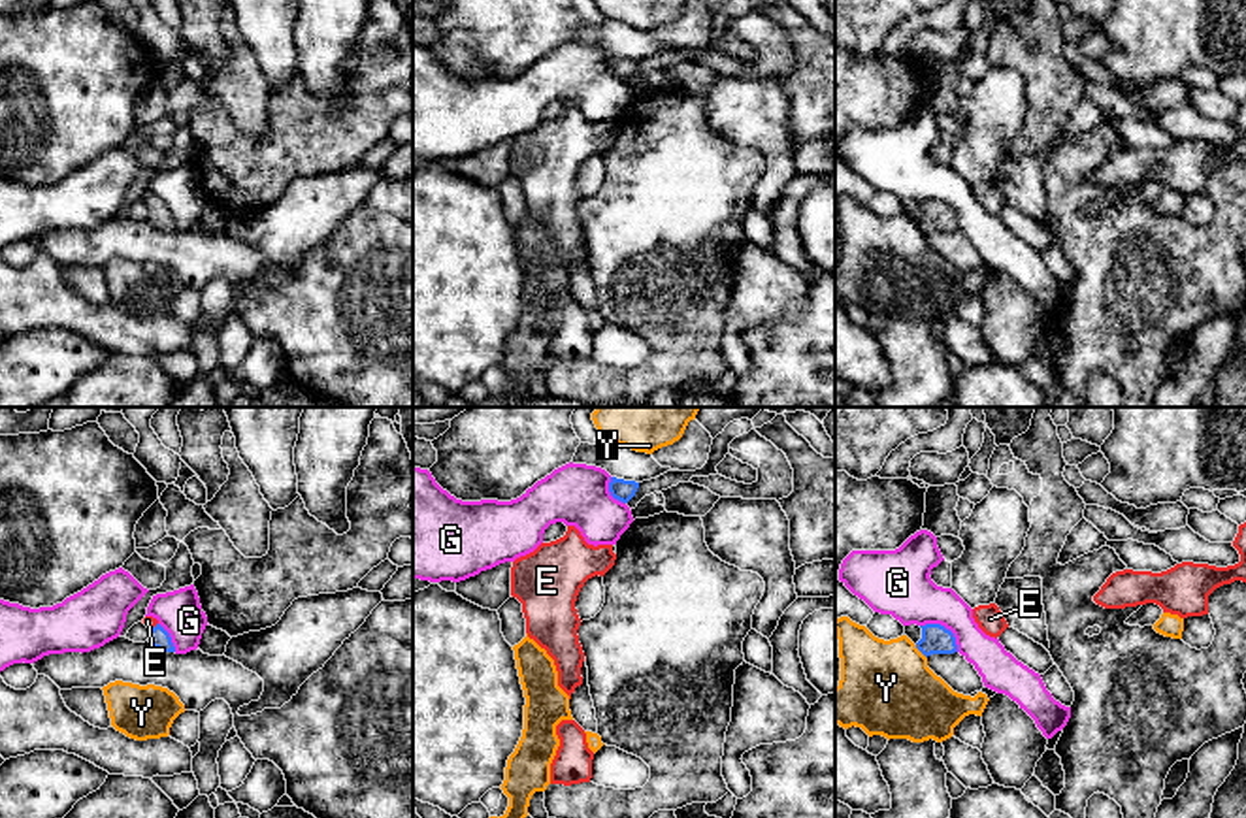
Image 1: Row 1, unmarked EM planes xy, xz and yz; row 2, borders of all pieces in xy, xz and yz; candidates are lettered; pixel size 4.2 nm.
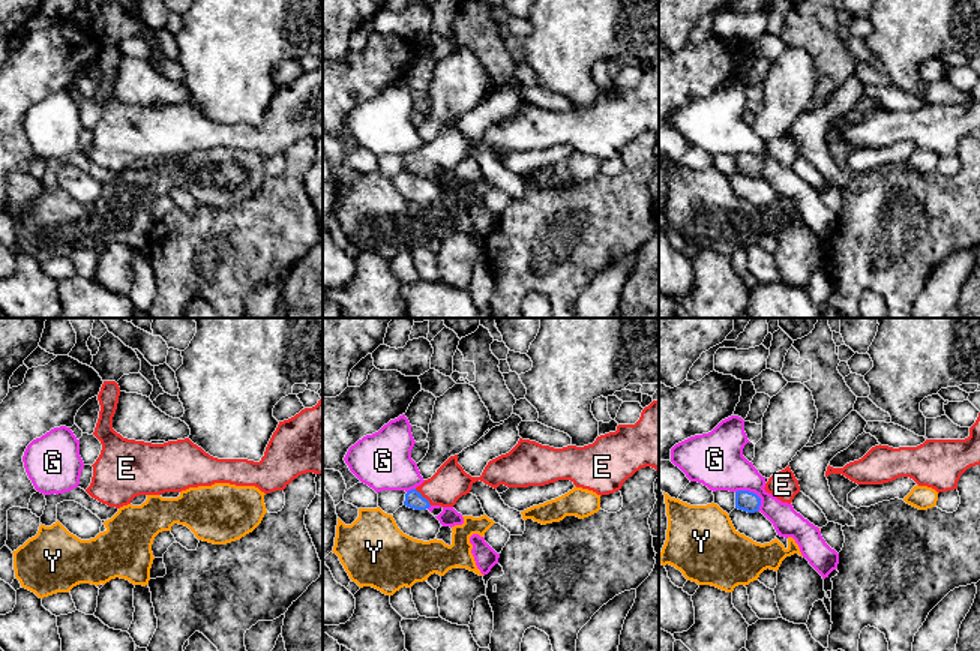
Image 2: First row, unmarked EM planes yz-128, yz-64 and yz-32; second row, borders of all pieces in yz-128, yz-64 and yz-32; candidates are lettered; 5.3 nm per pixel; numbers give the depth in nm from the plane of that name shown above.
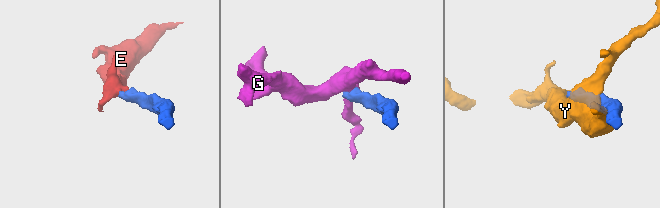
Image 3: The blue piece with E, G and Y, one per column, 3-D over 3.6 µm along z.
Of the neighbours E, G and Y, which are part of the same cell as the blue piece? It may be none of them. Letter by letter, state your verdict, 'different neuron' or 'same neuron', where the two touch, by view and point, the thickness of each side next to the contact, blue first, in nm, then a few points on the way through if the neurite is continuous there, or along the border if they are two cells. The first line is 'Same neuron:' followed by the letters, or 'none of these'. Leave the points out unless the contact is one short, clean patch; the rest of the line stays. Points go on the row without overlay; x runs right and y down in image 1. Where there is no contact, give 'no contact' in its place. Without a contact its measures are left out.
Same neuron: E
E: same neuron; contact xy (155, 204); calibres 90 and 50 nm; way xy (159, 215), (155, 204), (147, 198)
G: different neuron; contact yz (943, 204); calibres 130 and 260 nm; border yz (920, 202), (943, 202), (952, 212), (958, 229)
Y: different neuron; contact yz (920, 229); calibres 130 and 400 nm

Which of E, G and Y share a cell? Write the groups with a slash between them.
E / G / Y

